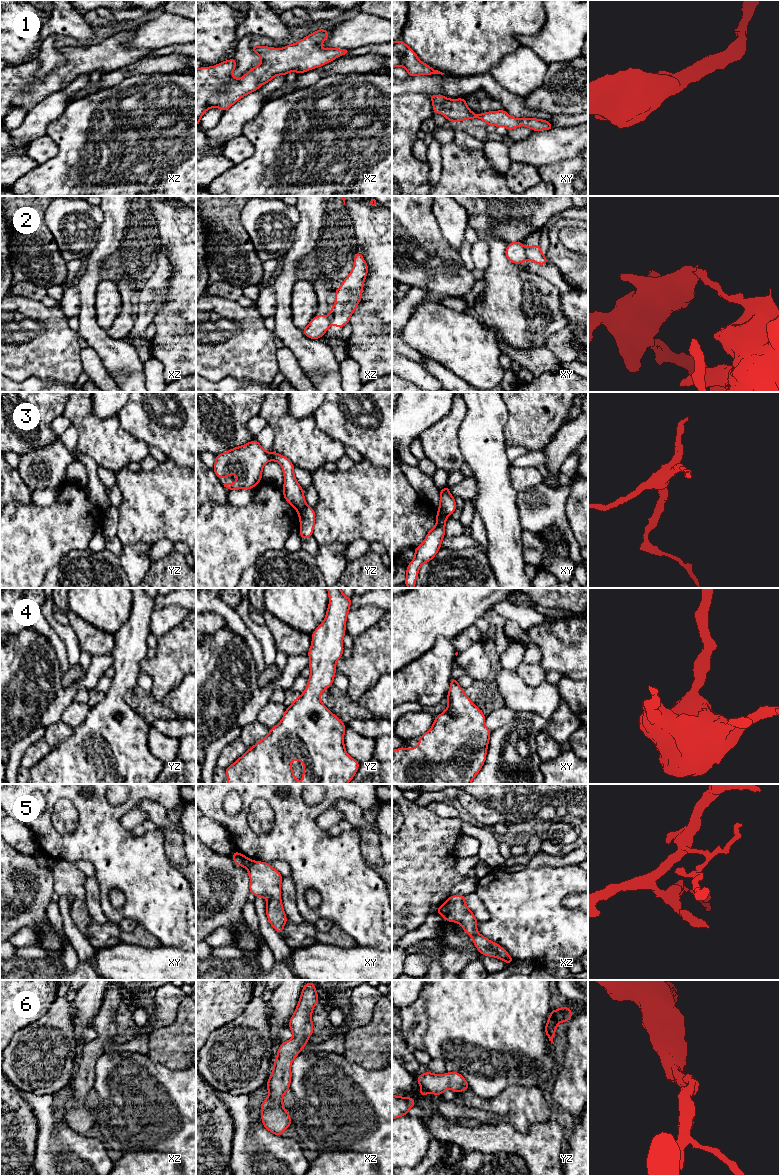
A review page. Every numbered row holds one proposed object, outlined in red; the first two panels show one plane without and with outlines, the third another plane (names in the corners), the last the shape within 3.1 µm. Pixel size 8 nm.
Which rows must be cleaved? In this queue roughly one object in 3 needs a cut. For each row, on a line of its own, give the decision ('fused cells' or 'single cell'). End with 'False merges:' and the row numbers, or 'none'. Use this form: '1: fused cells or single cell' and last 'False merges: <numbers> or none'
1: single cell
2: fused cells
3: fused cells
4: single cell
5: fused cells
6: single cell
False merges: 2, 3, 5

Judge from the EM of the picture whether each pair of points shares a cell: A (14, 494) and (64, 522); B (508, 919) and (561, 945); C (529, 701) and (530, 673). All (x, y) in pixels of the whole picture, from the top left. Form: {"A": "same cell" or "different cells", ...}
{"A": "different cells", "B": "same cell", "C": "different cells"}

